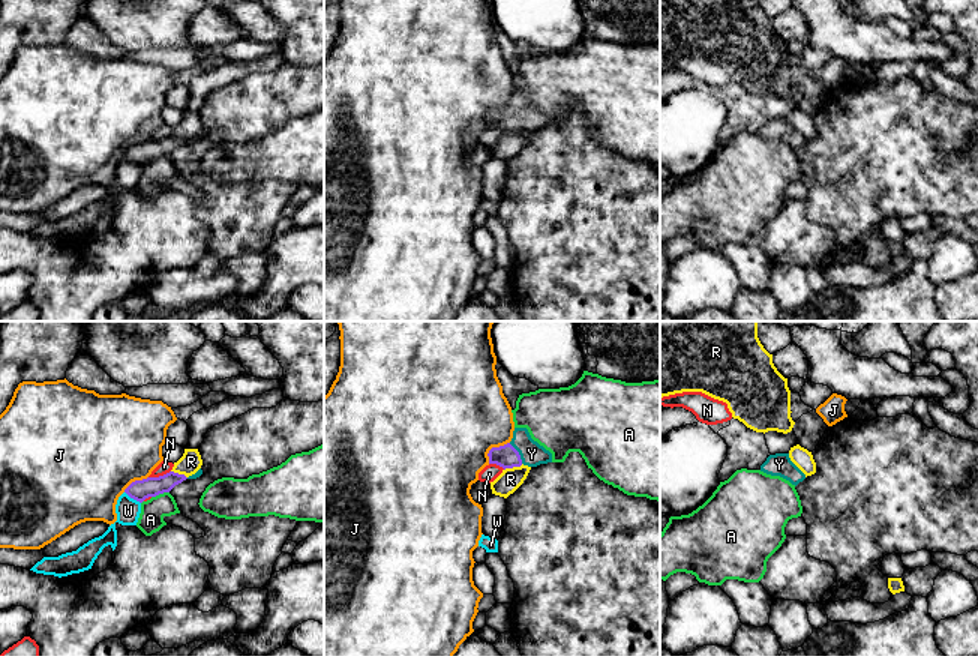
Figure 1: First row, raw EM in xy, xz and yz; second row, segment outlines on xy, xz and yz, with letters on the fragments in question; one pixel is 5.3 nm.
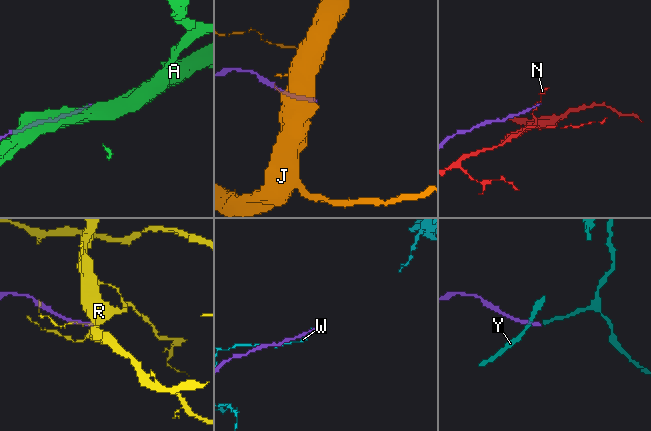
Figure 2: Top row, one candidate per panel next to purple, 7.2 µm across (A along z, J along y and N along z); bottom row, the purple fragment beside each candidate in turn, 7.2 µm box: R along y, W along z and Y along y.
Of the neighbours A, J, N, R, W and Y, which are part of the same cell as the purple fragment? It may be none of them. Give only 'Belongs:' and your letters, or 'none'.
Belongs: Y

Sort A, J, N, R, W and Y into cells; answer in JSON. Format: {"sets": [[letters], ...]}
{"sets": [["A"], ["J"], ["N"], ["R"], ["W"], ["Y"]]}

